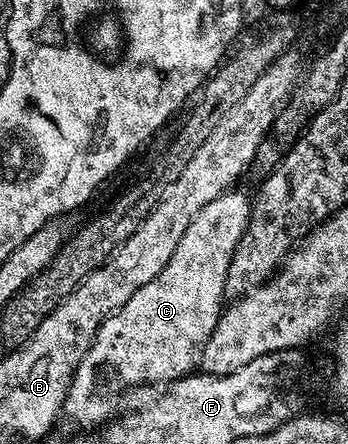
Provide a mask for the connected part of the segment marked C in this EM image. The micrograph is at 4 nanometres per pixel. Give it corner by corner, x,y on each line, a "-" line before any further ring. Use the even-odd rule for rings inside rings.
188,226
186,232
182,232
182,240
178,240
178,248
174,248
174,256
170,256
166,268
162,268
162,272
158,272
158,276
154,276
150,284
142,284
142,288
138,288
138,292
134,292
134,296
130,296
130,300
126,300
122,308
115,310
101,324
96,338
82,356
72,383
68,386
62,411
65,419
68,417
76,426
103,427
113,421
112,397
119,390
128,390
131,386
148,386
151,382
171,384
197,369
200,347
210,336
222,313
220,298
225,297
224,285
230,260
234,256
234,238
228,238
228,242
212,238
220,234
222,232
210,232
208,228
200,232
200,228
192,230

